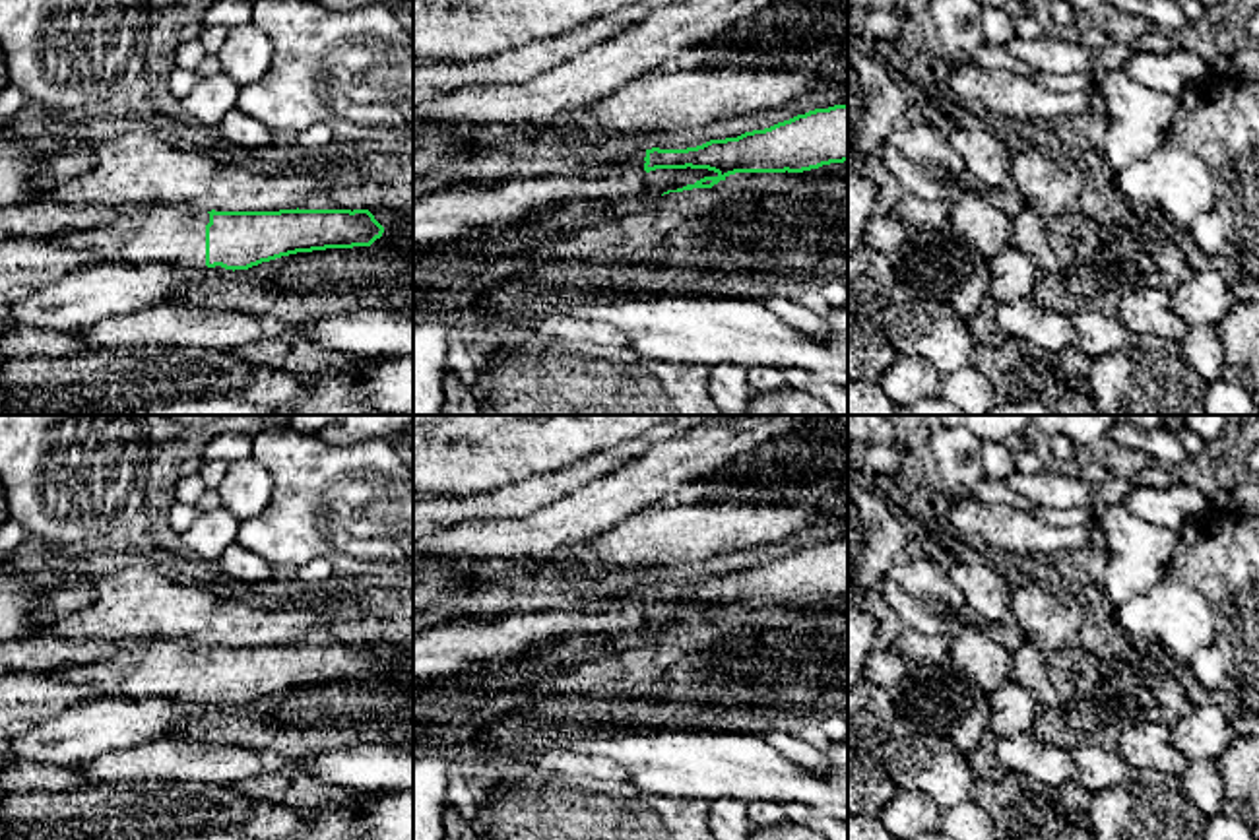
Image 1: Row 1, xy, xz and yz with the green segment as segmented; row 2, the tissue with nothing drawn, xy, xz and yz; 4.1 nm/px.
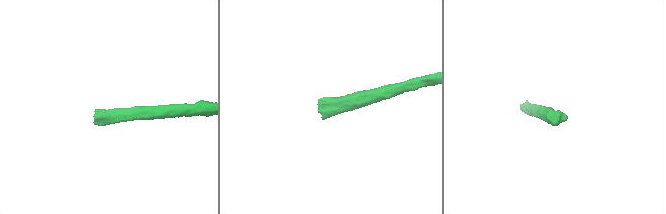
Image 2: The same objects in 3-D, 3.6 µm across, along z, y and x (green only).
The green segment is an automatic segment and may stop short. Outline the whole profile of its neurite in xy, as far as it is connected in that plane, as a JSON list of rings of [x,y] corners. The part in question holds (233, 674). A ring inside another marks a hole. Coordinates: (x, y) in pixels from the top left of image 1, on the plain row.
[[[149,642],[120,650],[114,673],[93,683],[93,698],[173,700],[190,704],[248,704],[297,687],[371,681],[384,662],[369,644],[204,646]]]

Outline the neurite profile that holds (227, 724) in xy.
[[[382,681],[297,687],[248,704],[204,708],[171,737],[308,760],[353,745],[413,741],[413,691]]]

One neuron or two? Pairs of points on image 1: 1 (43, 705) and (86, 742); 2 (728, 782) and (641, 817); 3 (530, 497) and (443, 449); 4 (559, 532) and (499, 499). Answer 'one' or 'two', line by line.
1: two
2: two
3: two
4: two

